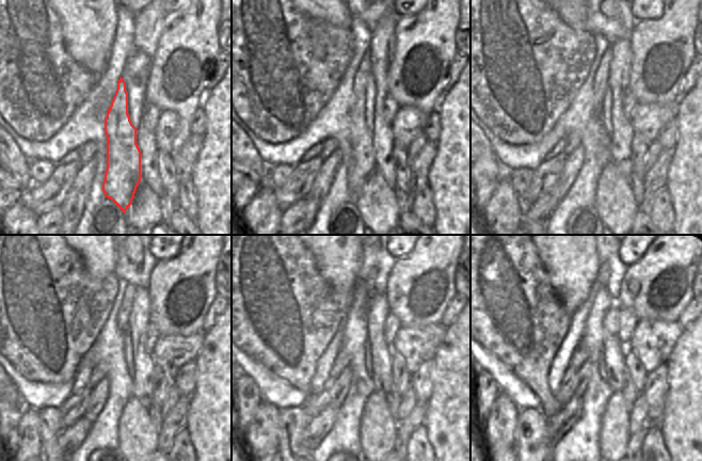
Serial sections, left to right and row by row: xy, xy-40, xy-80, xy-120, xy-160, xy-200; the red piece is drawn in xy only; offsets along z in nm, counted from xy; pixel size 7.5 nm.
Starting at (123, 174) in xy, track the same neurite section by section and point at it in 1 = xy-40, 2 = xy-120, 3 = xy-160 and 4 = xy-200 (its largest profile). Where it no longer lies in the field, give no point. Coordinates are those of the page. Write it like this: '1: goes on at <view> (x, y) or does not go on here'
1: goes on at xy-40 (363, 164)
2: goes on at xy-120 (148, 261)
3: goes on at xy-160 (375, 256)
4: goes on at xy-200 (612, 270)

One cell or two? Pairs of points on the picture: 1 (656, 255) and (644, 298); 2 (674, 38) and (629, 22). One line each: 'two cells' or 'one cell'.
1: one cell
2: two cells

